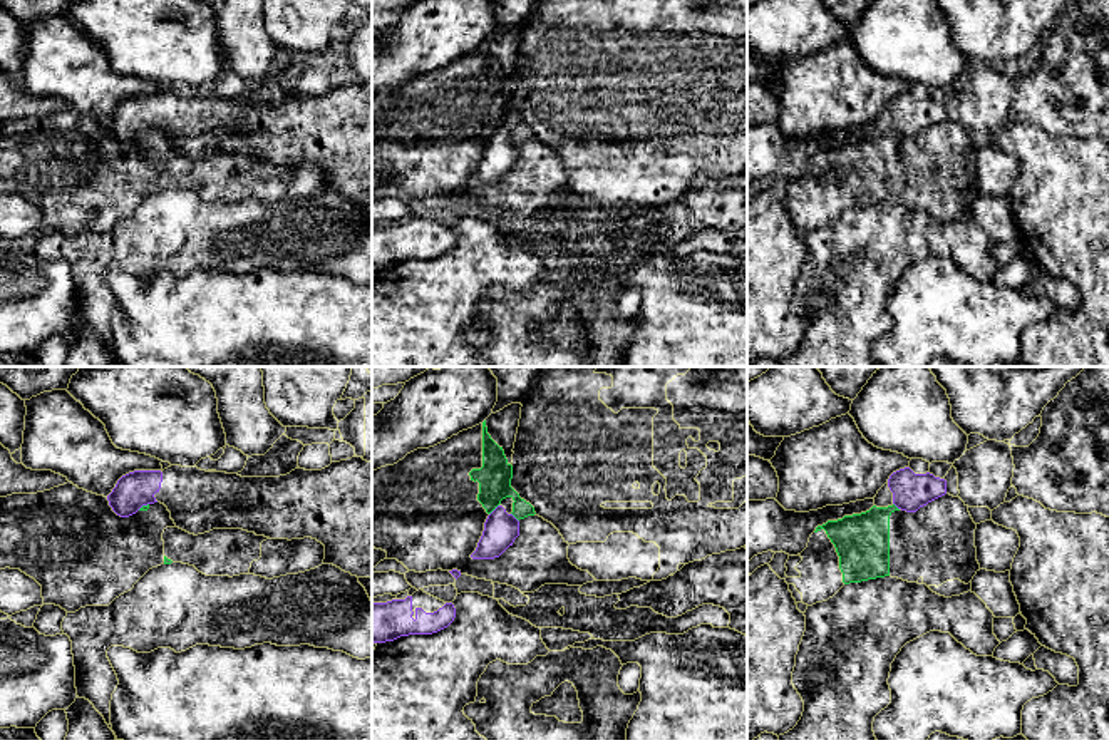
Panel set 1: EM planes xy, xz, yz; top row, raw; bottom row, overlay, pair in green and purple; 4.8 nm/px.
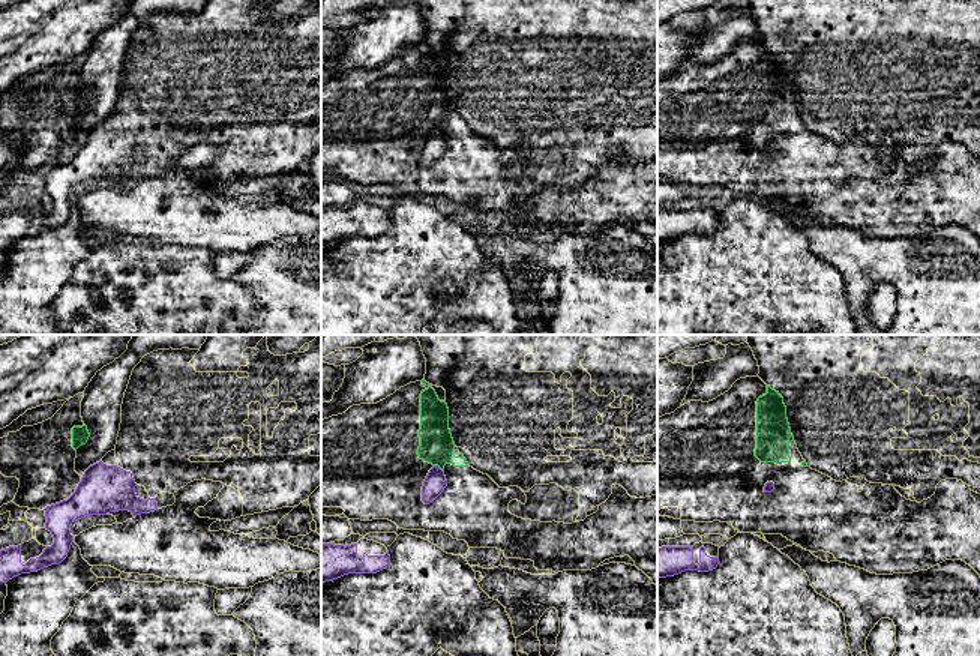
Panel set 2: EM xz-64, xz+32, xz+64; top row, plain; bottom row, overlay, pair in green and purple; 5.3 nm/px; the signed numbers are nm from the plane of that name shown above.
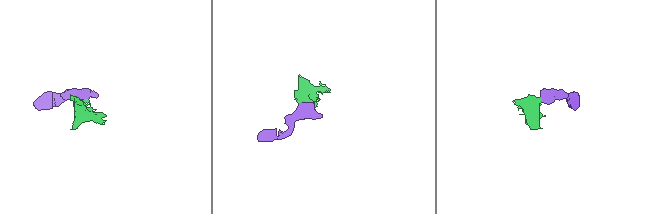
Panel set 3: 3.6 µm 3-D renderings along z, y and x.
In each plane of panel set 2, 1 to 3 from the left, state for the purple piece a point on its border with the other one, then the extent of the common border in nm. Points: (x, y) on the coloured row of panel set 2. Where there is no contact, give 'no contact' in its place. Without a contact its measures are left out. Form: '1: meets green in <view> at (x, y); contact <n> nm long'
1: no contact
2: meets green in xz+32 at (438, 466); contact 60 nm long
3: no contact

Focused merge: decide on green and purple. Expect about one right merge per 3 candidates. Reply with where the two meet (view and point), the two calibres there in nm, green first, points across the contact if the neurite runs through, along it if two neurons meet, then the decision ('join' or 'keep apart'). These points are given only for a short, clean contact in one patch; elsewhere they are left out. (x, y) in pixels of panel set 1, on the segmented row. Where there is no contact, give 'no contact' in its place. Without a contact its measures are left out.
contact xz (495, 508); calibres 160 and 160 nm; border xz (498, 504), (490, 514); keep apart

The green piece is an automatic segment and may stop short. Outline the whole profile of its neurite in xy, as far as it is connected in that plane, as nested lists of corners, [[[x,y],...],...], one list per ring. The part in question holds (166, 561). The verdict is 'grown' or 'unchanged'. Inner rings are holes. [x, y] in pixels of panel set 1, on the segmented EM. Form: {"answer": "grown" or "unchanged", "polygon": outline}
{"answer": "grown", "polygon": [[[72,482],[37,494],[0,497],[0,569],[20,569],[34,578],[42,586],[44,604],[60,606],[67,613],[85,606],[109,606],[161,564],[189,564],[206,576],[255,574],[273,579],[315,569],[323,559],[325,546],[312,537],[270,539],[243,529],[189,534],[174,524],[161,502],[121,517],[107,497]]]}

